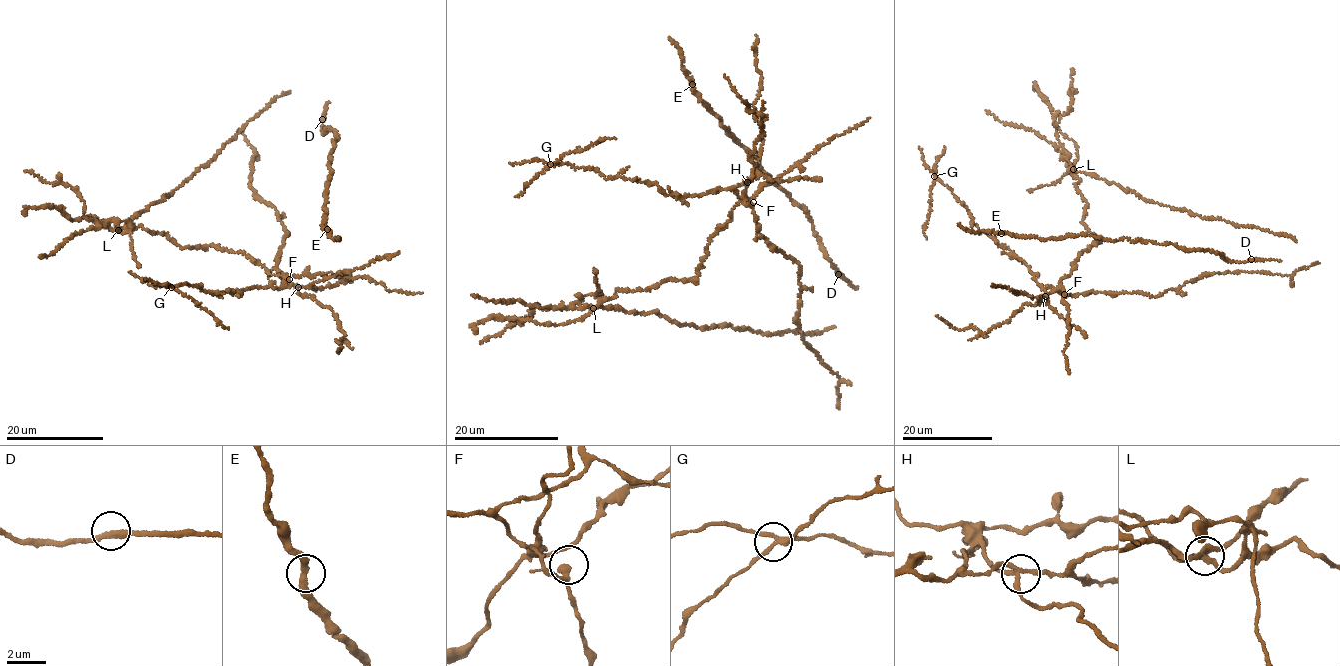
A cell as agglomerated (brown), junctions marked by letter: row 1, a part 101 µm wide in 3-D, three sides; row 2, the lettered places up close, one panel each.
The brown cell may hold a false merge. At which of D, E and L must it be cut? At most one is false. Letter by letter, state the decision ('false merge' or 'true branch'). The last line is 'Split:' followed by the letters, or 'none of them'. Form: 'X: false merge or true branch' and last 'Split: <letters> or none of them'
D: true branch
E: true branch
L: false merge
Split: L

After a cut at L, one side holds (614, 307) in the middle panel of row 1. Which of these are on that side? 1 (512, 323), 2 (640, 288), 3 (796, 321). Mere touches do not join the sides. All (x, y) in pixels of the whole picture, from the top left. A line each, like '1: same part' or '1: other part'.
1: other part
2: other part
3: other part

